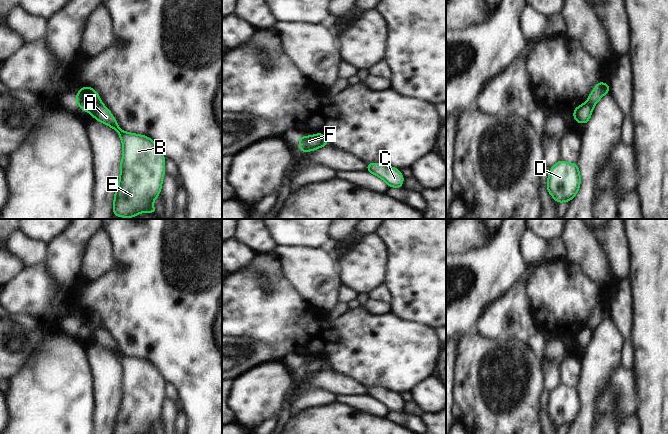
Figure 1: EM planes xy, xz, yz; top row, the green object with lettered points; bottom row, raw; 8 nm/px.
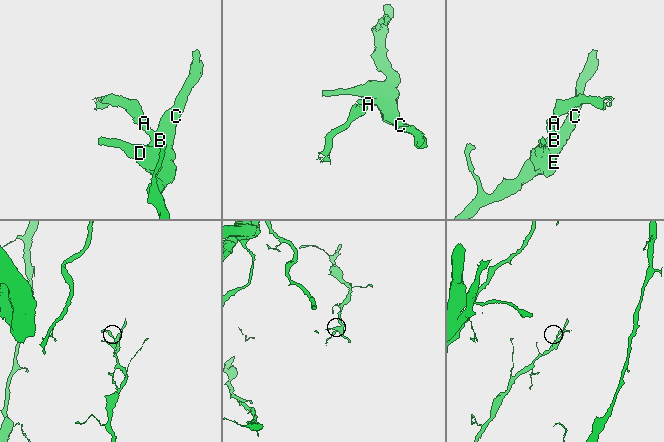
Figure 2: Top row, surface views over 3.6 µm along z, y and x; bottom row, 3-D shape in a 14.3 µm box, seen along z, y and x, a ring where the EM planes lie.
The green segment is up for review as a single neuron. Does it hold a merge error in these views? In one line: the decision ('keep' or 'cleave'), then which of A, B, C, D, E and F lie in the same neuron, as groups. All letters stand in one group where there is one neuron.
cleave | A B C D E / F

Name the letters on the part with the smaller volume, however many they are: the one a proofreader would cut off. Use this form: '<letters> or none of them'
F

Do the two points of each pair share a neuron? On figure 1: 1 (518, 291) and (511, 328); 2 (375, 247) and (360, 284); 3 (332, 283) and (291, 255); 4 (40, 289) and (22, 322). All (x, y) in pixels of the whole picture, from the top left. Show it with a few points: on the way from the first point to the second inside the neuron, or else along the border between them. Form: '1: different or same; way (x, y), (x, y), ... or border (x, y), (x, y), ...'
1: same; way (516, 300), (511, 312), (511, 319)
2: same; way (369, 256), (362, 269), (362, 275)
3: same; way (322, 283), (301, 265)
4: different; border (10, 313), (24, 313), (41, 321)

